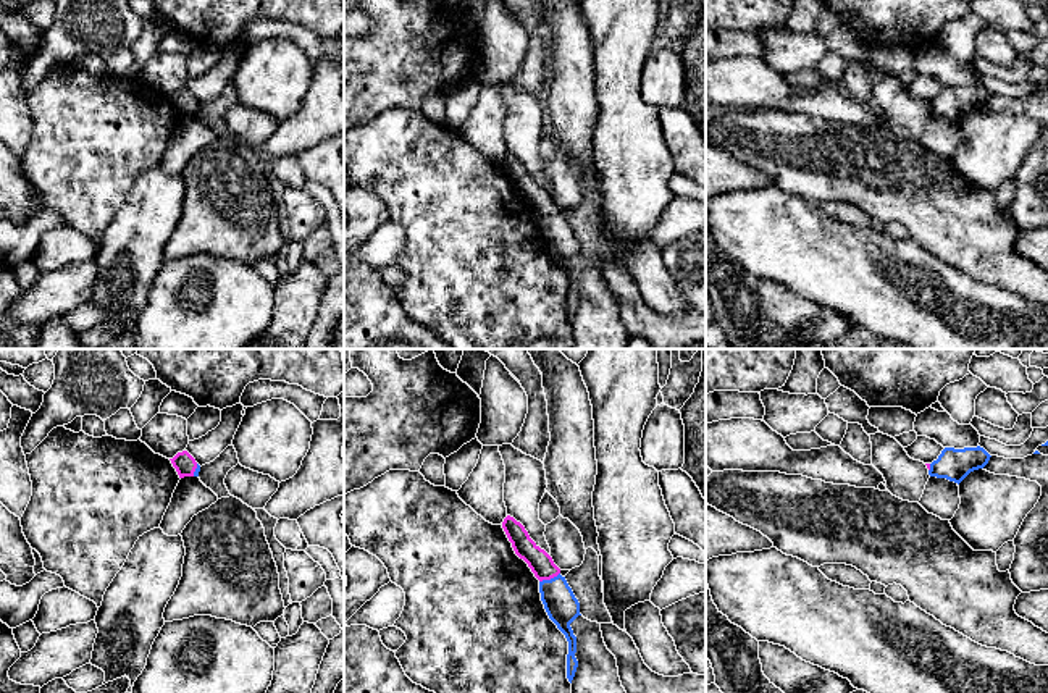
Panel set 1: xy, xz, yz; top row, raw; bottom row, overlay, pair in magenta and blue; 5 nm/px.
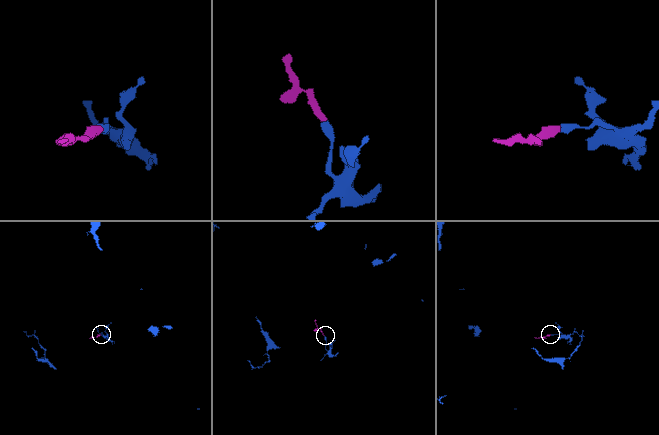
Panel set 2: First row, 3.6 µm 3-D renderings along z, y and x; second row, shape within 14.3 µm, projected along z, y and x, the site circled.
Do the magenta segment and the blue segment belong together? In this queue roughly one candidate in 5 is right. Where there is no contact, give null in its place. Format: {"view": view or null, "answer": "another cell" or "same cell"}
{"view": "xz", "answer": "same cell"}

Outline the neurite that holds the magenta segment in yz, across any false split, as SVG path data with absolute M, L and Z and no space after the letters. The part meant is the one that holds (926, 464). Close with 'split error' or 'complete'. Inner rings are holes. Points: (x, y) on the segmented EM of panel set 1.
M980 446L964 449L945 447L937 460L925 465L930 477L946 478L959 485L970 472L983 468L990 457Z | split error

